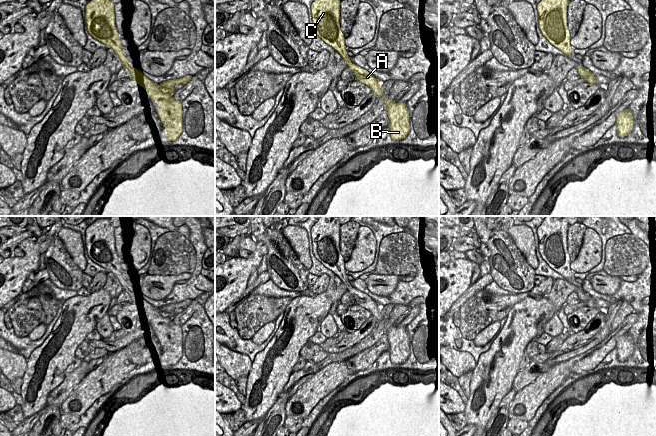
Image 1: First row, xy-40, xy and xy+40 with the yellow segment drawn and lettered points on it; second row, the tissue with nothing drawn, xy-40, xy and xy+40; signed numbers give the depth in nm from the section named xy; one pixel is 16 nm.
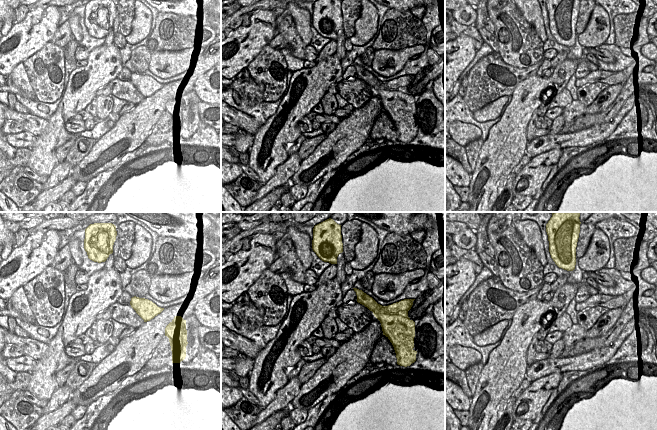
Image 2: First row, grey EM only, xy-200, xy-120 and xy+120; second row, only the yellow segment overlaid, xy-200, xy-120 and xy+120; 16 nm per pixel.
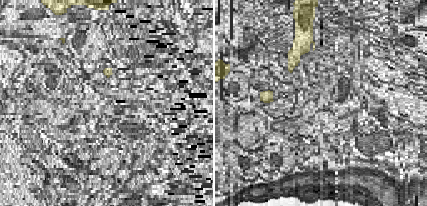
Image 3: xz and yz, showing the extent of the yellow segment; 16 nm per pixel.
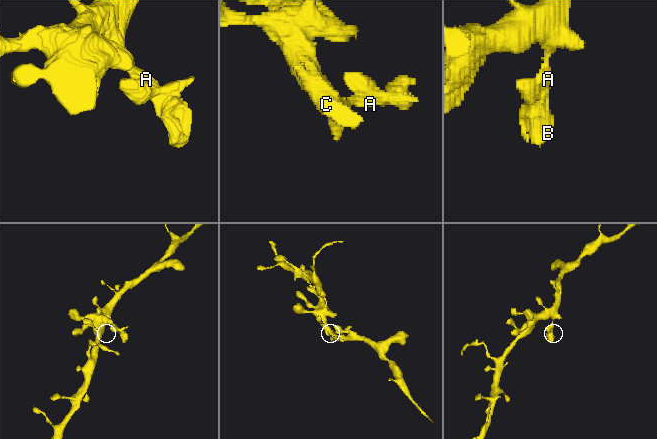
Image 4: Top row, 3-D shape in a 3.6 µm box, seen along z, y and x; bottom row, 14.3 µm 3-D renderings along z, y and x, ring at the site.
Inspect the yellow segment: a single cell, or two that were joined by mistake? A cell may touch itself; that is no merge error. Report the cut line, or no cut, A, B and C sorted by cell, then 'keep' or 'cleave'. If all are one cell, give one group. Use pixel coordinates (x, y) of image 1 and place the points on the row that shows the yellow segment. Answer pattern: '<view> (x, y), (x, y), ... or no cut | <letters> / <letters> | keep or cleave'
no cut | A B C | keep

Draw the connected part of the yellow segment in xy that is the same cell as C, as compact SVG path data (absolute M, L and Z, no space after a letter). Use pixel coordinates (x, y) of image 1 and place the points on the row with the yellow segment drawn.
M314 0L311 4L312 27L314 33L331 46L353 72L355 80L370 87L377 97L384 97L385 110L389 118L389 130L392 140L405 138L410 129L409 113L406 103L388 100L378 79L367 70L351 62L347 55L345 37L340 29L340 0Z

